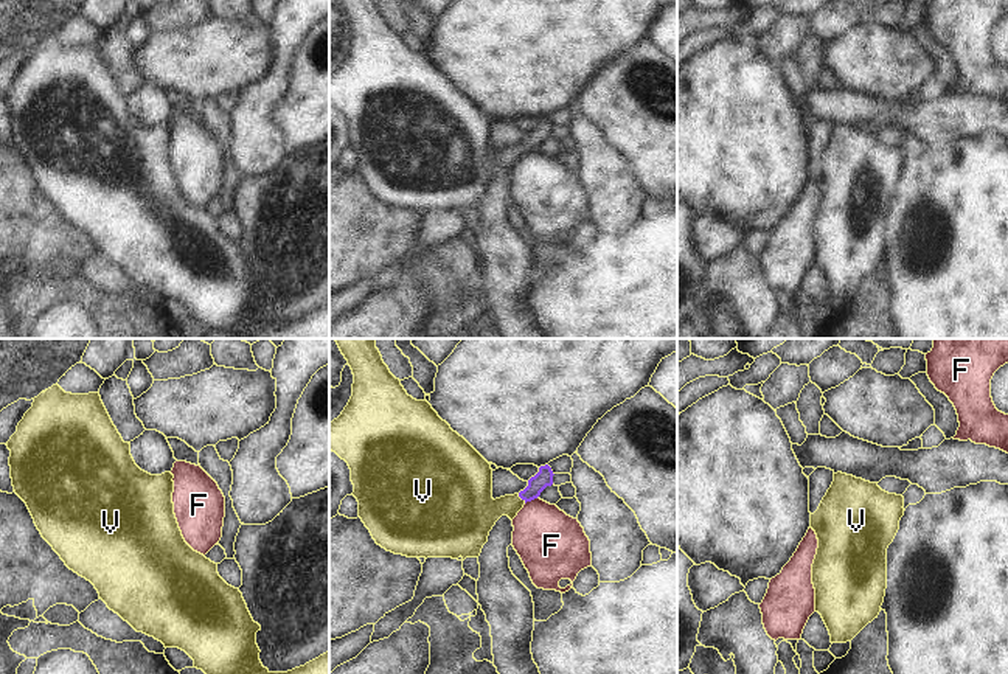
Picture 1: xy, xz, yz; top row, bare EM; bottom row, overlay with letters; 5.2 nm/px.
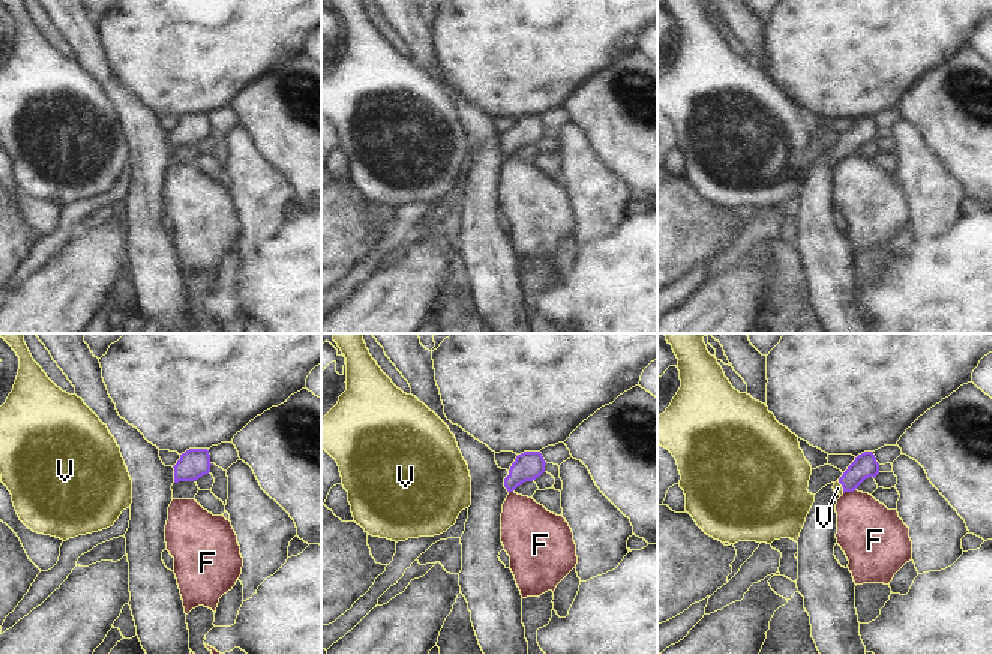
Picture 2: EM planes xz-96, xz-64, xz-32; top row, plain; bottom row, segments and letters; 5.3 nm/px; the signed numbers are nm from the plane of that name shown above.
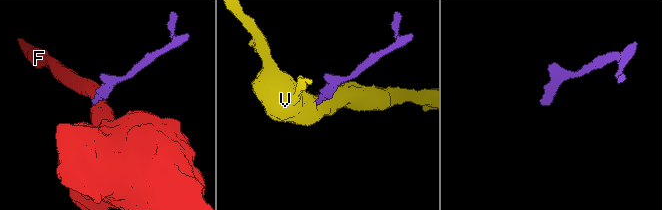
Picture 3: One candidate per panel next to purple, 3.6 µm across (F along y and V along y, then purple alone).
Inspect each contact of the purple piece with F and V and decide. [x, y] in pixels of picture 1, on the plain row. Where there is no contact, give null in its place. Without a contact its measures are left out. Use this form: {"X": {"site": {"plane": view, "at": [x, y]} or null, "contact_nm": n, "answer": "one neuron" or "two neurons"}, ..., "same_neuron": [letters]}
{"F": {"site": {"plane": "xz", "at": [530, 152]}, "contact_nm": 70, "answer": "two neurons"}, "V": {"site": {"plane": "xz", "at": [522, 151]}, "contact_nm": 60, "answer": "one neuron"}, "same_neuron": ["V"]}

